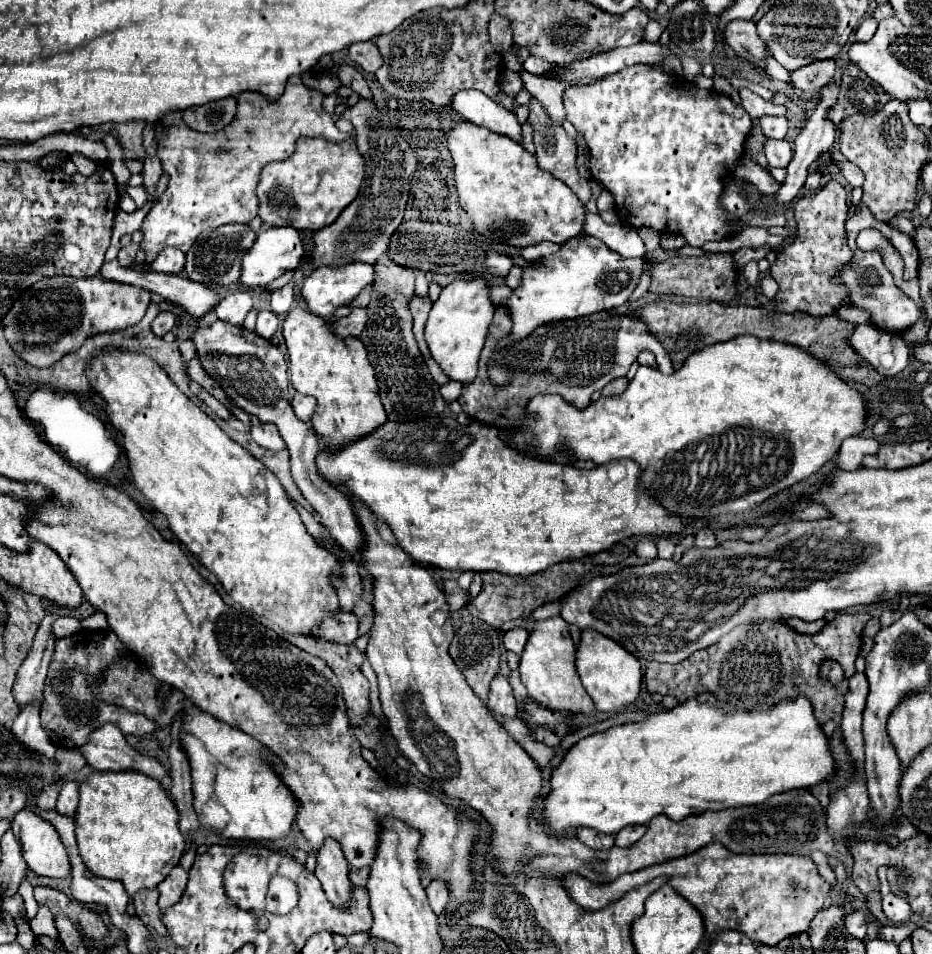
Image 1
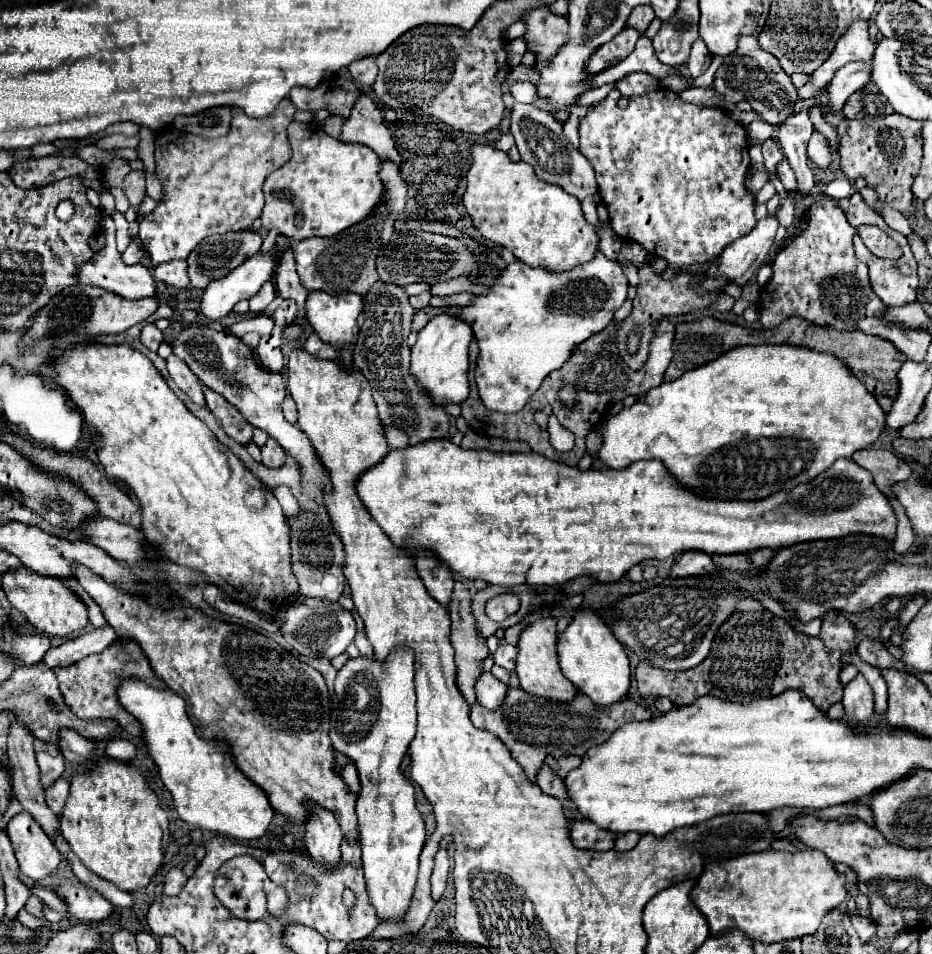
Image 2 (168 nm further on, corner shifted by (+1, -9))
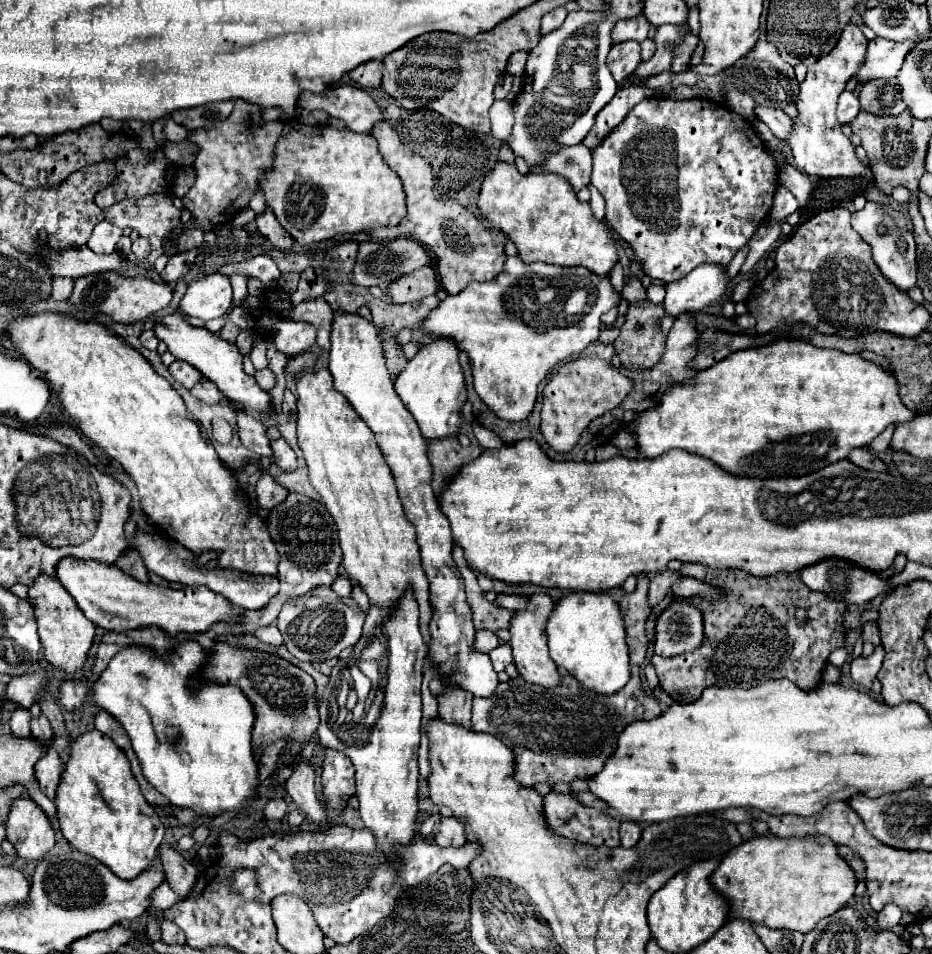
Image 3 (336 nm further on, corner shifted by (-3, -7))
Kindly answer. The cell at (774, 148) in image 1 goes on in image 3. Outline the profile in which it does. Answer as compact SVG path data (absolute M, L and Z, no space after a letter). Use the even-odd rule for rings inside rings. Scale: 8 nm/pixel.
M786 164L782 170L780 170L780 182L784 188L788 188L796 200L798 200L798 206L802 208L810 196L810 190L812 190L812 184L810 184L810 178L806 174L802 174L800 170L796 170L792 164Z

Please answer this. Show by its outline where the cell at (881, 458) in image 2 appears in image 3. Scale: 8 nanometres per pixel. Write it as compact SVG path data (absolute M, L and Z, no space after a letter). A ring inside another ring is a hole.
M856 448L848 454L848 460L864 470L876 470L876 472L882 472L886 470L886 464L880 462L878 458L874 458L874 454L868 450L868 448Z

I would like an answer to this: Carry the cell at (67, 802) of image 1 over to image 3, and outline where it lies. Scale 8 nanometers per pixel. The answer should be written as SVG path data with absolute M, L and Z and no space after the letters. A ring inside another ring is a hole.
M48 750L38 762L36 762L36 778L40 782L40 790L54 800L56 796L56 786L60 782L60 774L62 774L62 760L58 756L56 750Z

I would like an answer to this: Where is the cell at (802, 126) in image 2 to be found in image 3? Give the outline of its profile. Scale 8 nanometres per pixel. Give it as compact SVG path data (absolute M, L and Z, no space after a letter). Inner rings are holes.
M756 104L754 112L756 112L756 118L760 118L780 140L784 140L790 134L792 120L782 110L772 108L772 106L764 106L764 104Z

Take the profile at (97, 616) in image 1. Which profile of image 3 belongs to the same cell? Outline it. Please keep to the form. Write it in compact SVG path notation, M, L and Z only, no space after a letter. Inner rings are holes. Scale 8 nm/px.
M74 558L60 560L58 580L76 598L80 610L90 618L90 622L108 632L126 632L134 630L136 626L156 626L166 634L176 636L180 632L208 632L216 622L228 626L236 626L240 622L240 614L234 612L234 606L224 596L214 594L206 586L188 586L182 590L172 590L156 586L152 582L142 584L118 570L116 566L100 562L80 562Z

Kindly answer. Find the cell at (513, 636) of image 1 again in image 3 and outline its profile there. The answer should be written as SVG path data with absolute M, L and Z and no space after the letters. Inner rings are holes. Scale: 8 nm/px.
M500 644L496 650L492 650L490 654L490 660L492 660L492 666L496 672L502 672L508 664L512 664L512 650L508 644Z

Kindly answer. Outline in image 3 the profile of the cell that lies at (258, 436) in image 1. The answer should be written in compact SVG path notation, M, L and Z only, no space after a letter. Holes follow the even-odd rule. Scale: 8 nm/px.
M284 438L274 440L270 446L272 446L272 450L274 450L274 460L276 460L276 464L278 464L284 472L296 470L296 466L298 466L296 454L294 454L294 450L286 444Z

